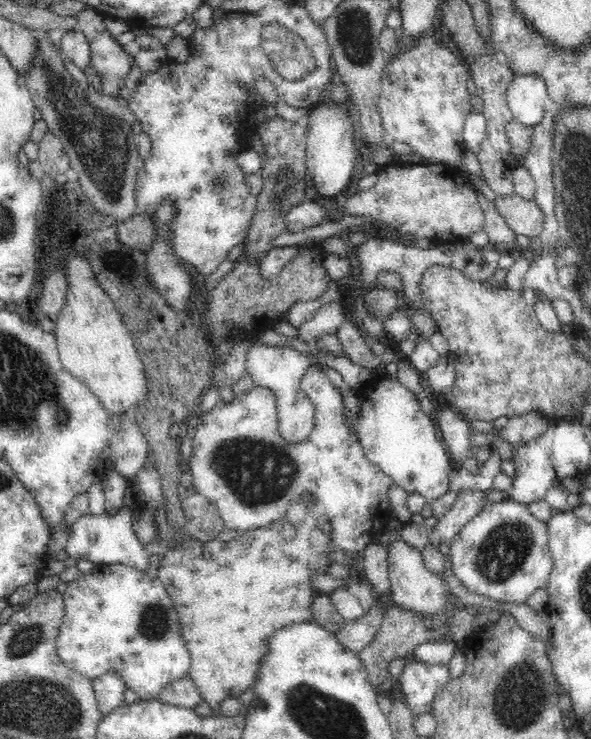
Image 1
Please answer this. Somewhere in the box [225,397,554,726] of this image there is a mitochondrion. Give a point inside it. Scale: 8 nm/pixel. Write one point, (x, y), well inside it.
(502, 554)

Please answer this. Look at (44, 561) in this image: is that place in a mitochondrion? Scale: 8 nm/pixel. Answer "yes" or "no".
no

